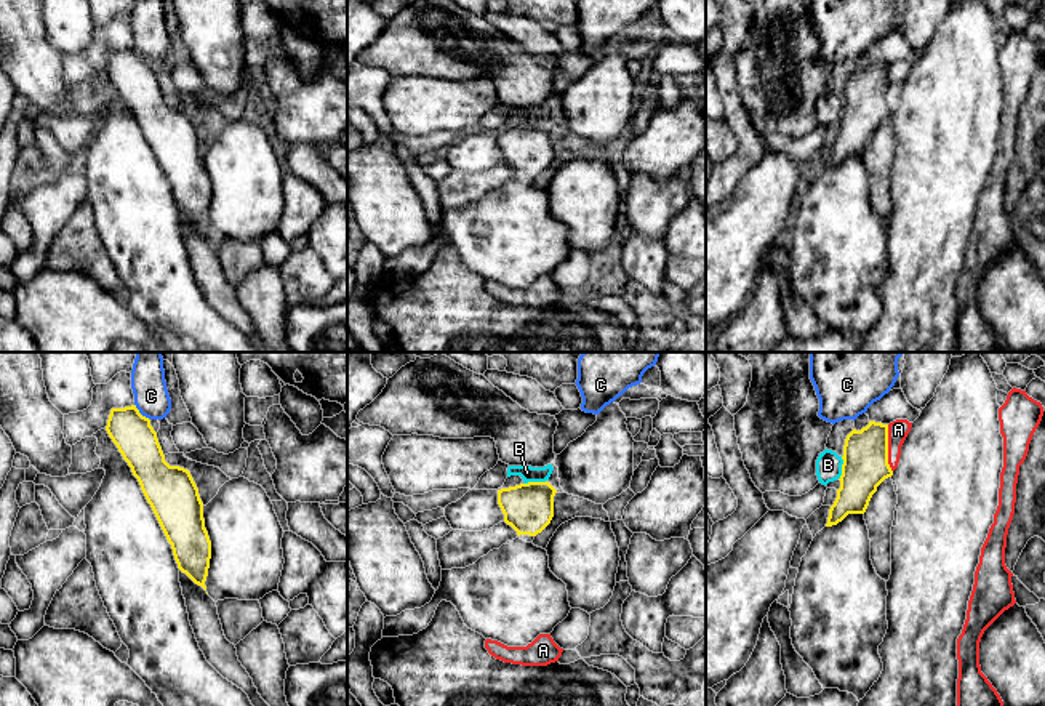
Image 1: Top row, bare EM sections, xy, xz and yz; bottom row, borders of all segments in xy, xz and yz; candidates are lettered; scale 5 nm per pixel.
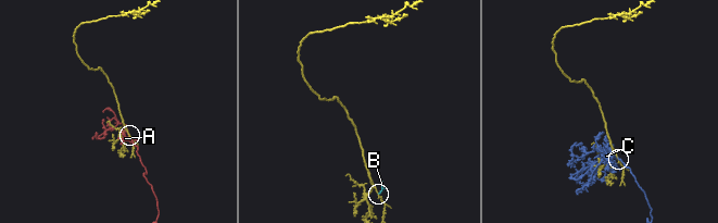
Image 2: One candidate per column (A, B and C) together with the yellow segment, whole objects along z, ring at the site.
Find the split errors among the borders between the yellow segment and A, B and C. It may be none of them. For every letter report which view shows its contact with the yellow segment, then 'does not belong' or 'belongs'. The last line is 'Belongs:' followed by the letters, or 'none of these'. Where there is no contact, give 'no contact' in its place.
A: meets yellow in yz; does not belong
B: meets yellow in yz; does not belong
C: meets yellow in xy; does not belong
Belongs: none of these

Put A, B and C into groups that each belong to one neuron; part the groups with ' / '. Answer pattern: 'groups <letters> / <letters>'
groups A / B / C

